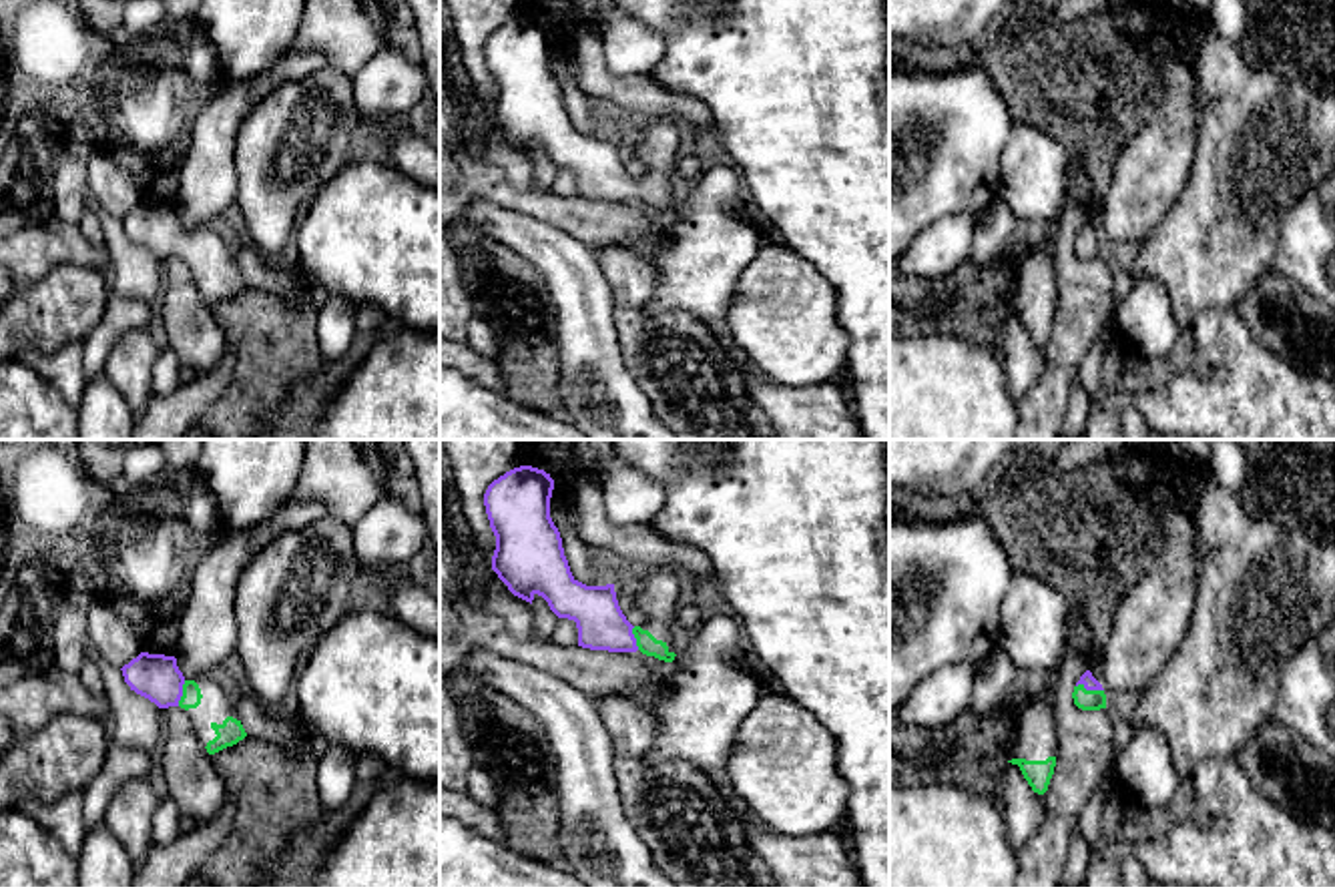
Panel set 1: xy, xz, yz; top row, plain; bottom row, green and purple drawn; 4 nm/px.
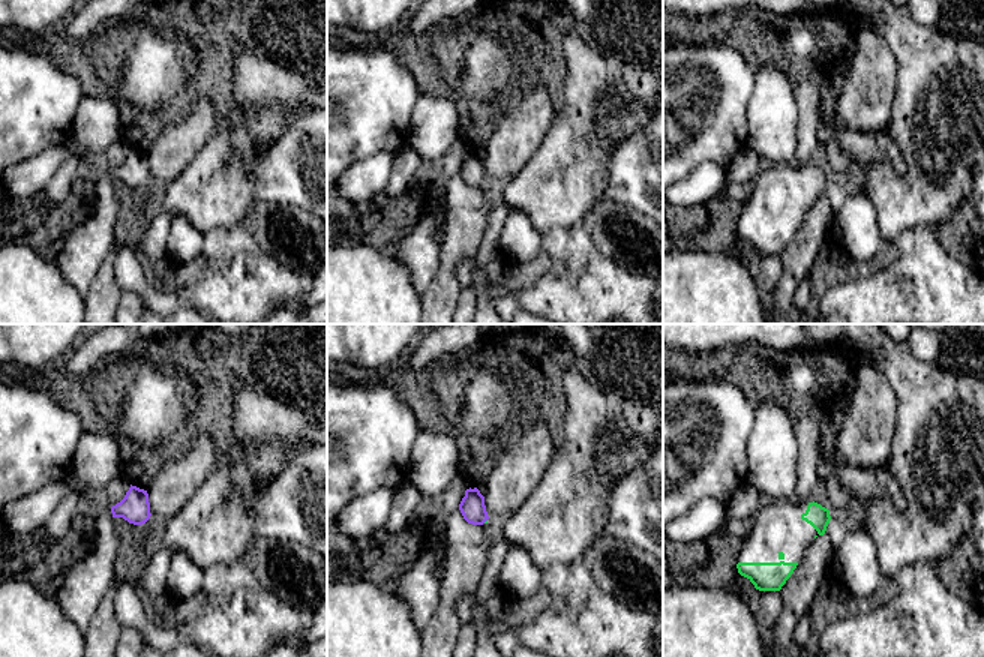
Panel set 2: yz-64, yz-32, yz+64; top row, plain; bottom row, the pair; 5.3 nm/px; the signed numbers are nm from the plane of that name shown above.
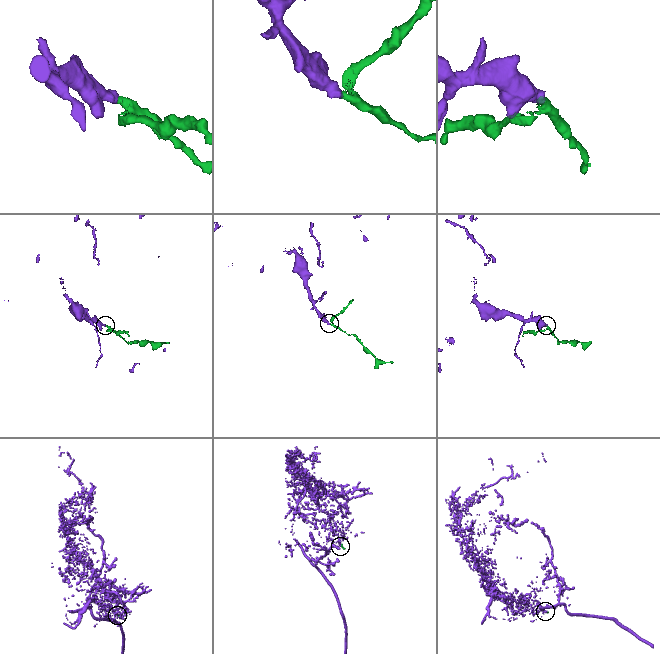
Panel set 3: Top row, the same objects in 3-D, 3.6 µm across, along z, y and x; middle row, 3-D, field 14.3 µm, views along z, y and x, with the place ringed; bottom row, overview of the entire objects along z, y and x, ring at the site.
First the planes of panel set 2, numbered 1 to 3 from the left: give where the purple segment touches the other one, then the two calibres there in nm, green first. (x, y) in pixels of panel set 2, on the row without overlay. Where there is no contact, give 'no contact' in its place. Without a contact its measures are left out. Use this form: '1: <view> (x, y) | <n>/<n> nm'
1: no contact
2: no contact
3: no contact

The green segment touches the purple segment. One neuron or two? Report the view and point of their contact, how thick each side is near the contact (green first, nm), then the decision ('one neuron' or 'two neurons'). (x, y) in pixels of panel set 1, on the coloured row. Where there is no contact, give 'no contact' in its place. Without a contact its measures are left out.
yz (1091, 691) | 80/60 nm | one neuron

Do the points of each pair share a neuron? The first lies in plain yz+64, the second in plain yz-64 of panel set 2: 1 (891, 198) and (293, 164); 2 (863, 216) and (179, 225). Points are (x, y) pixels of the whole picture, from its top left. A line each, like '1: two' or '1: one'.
1: two
2: one

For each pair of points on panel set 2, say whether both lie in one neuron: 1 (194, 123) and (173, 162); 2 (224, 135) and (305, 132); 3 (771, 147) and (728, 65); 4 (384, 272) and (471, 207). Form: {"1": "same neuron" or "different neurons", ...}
{"1": "same neuron", "2": "different neurons", "3": "different neurons", "4": "different neurons"}

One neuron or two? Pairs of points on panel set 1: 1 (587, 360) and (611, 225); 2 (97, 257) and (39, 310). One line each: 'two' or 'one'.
1: two
2: two

